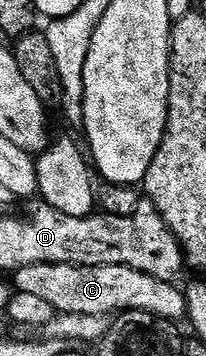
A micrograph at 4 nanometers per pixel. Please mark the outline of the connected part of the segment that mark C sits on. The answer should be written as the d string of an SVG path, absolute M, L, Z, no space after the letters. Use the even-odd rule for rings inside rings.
M27 264L16 269L17 292L23 294L36 294L44 298L54 313L57 314L95 314L96 316L112 317L123 312L150 312L164 320L181 322L186 319L189 304L185 300L185 292L177 289L176 283L159 278L151 278L151 274L143 274L127 266L114 264L100 264L99 266L83 266L82 264Z

